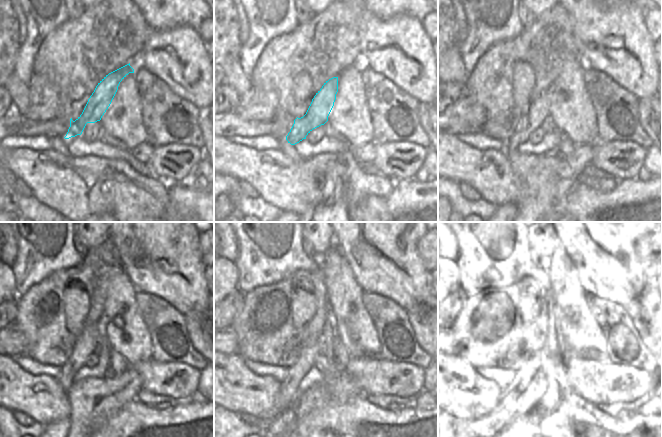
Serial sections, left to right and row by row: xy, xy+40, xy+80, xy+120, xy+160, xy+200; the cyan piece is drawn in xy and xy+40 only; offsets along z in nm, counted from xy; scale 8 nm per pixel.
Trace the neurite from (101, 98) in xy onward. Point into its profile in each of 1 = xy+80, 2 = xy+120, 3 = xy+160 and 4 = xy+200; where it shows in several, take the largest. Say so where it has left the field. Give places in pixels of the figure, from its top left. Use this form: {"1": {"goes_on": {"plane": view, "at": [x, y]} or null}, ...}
{"1": {"goes_on": {"plane": "xy+80", "at": [539, 110]}}, "2": {"goes_on": {"plane": "xy+120", "at": [84, 347]}}, "3": {"goes_on": {"plane": "xy+160", "at": [309, 352]}}, "4": {"goes_on": {"plane": "xy+200", "at": [528, 366]}}}

